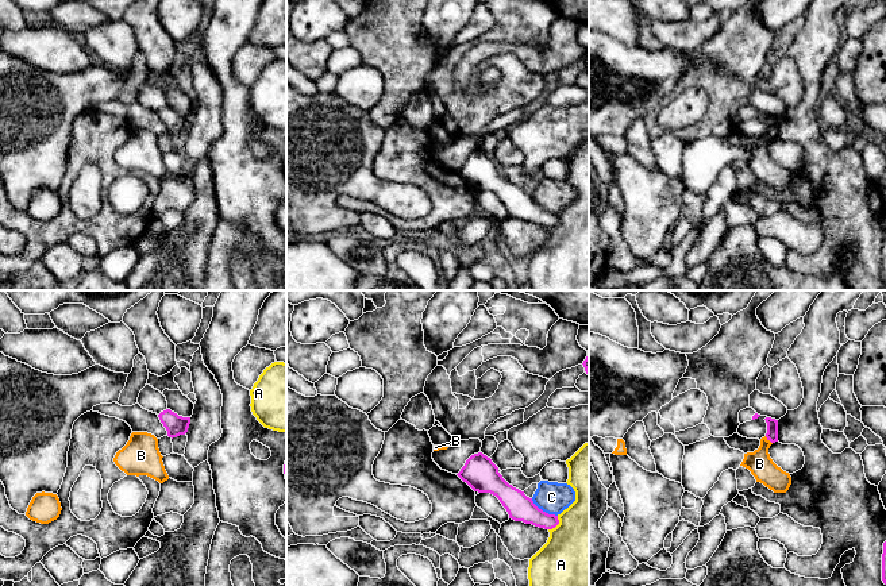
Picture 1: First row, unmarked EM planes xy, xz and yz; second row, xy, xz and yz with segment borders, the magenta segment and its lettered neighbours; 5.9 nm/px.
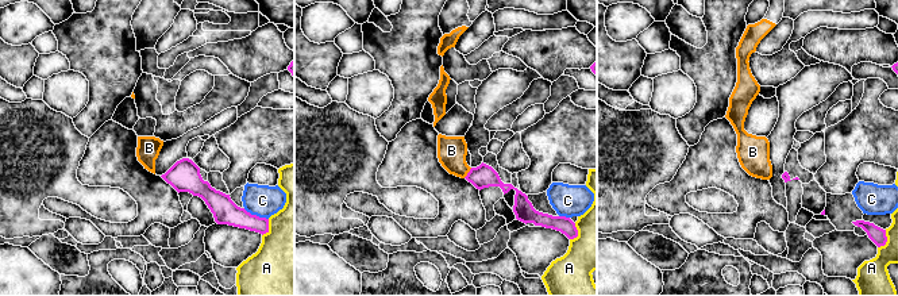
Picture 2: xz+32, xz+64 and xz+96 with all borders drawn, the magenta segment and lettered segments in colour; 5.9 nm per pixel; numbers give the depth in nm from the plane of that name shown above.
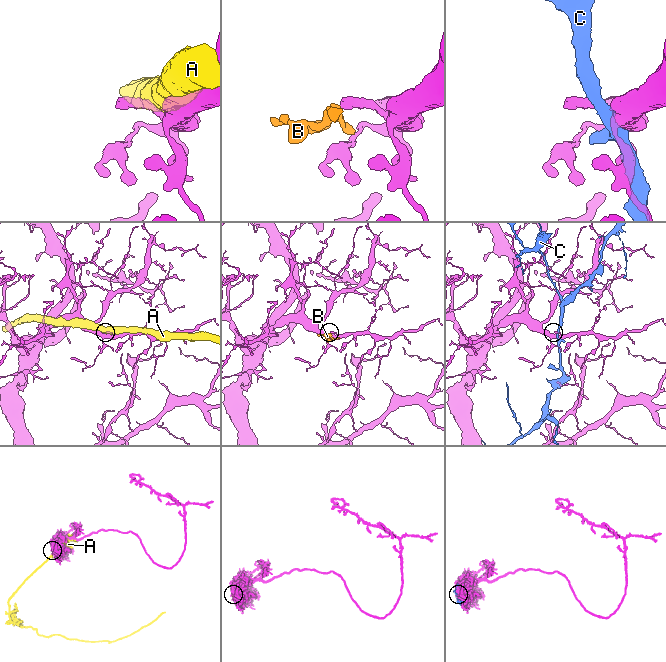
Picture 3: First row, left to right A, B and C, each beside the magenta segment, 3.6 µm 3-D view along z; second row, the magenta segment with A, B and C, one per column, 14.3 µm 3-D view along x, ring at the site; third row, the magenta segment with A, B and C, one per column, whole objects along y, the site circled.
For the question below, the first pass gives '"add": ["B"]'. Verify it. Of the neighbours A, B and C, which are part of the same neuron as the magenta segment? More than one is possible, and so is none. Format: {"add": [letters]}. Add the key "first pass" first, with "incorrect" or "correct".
{"first pass": "incorrect", "add": []}

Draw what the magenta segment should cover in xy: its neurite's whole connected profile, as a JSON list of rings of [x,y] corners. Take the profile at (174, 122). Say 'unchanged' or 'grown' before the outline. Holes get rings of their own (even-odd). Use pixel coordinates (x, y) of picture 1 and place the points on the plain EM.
unchanged | [[[170,107],[161,109],[158,115],[163,124],[166,126],[169,135],[173,136],[188,130],[190,115],[178,113]]]

